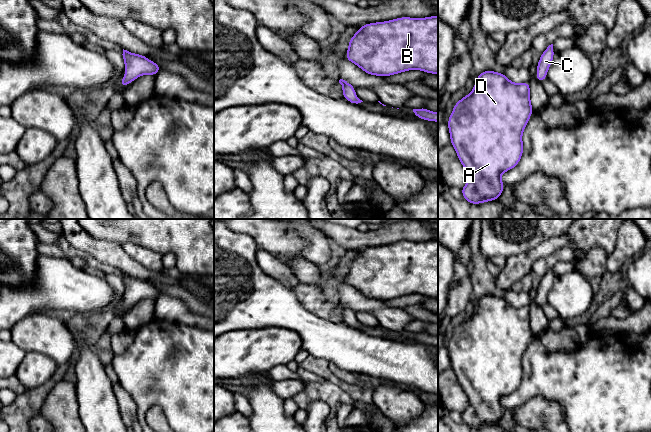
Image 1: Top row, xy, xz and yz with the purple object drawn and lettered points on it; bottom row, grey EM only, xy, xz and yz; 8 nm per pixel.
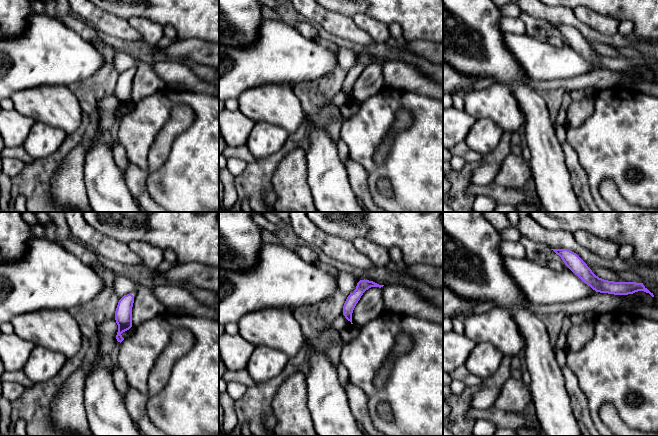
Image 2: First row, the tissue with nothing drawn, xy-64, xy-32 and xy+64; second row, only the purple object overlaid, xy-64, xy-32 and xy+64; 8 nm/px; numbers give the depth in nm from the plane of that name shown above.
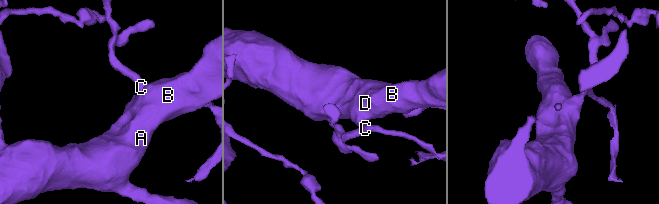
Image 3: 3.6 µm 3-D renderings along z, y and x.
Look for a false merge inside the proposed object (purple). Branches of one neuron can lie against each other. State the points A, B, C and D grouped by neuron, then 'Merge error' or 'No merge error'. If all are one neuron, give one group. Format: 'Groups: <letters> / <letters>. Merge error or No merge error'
Groups: A B C D. No merge error

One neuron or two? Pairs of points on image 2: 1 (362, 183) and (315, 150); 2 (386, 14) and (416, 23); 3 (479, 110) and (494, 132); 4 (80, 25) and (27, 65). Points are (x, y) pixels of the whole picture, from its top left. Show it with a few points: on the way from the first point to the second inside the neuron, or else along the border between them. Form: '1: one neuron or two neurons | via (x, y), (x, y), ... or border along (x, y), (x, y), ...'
1: two neurons | border along (344, 165), (350, 187), (355, 194)
2: one neuron | via (393, 14), (407, 14), (409, 16)
3: two neurons | border along (476, 119), (490, 118), (504, 130)
4: two neurons | border along (58, 19), (82, 38), (92, 43)

